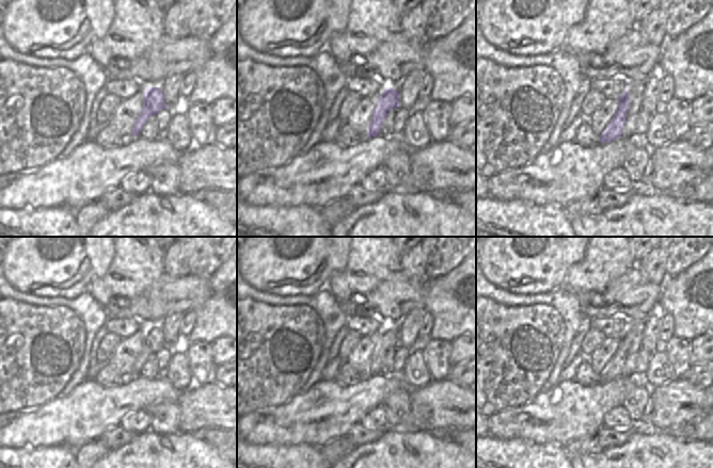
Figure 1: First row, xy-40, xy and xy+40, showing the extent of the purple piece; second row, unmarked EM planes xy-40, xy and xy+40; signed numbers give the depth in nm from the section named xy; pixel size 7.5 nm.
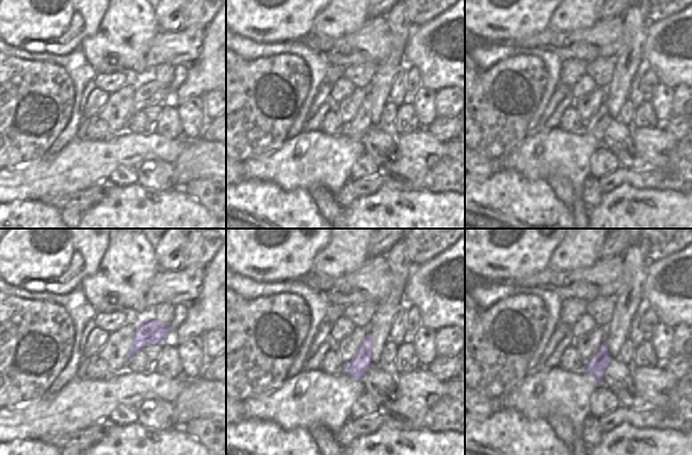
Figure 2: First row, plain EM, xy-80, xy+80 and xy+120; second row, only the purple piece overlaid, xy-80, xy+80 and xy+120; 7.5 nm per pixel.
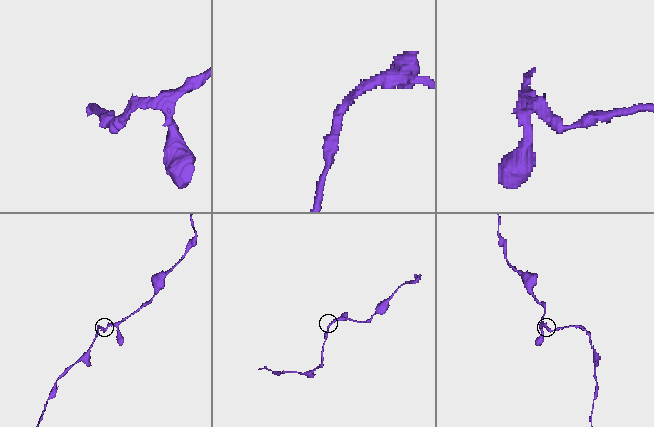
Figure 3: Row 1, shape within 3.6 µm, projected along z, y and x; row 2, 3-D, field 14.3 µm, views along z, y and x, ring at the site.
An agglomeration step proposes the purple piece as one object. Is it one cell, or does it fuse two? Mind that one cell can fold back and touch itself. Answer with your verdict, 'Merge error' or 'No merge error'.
No merge error.

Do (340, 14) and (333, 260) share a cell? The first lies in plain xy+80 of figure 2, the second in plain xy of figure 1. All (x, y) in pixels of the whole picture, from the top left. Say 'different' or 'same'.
different

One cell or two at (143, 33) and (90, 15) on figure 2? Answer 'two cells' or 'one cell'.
two cells

